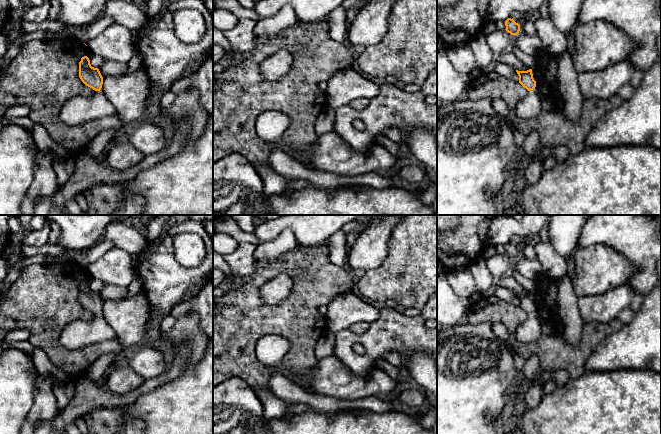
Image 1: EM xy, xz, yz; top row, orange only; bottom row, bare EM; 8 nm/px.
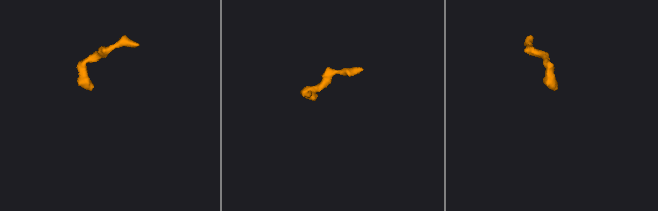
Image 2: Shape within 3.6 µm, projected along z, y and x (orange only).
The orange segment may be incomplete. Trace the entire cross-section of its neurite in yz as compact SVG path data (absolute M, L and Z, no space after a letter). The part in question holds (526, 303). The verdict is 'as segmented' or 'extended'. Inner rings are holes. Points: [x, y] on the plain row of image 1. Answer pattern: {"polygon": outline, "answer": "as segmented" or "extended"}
{"polygon": "M532 293L527 295L516 294L519 307L528 314L527 319L521 323L516 331L516 338L521 343L537 341L542 335L542 323L535 314L536 305L533 302Z", "answer": "extended"}

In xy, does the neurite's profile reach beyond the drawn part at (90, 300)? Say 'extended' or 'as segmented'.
extended

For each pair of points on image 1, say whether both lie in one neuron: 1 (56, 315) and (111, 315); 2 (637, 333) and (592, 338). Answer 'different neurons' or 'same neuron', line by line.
1: different neurons
2: different neurons

